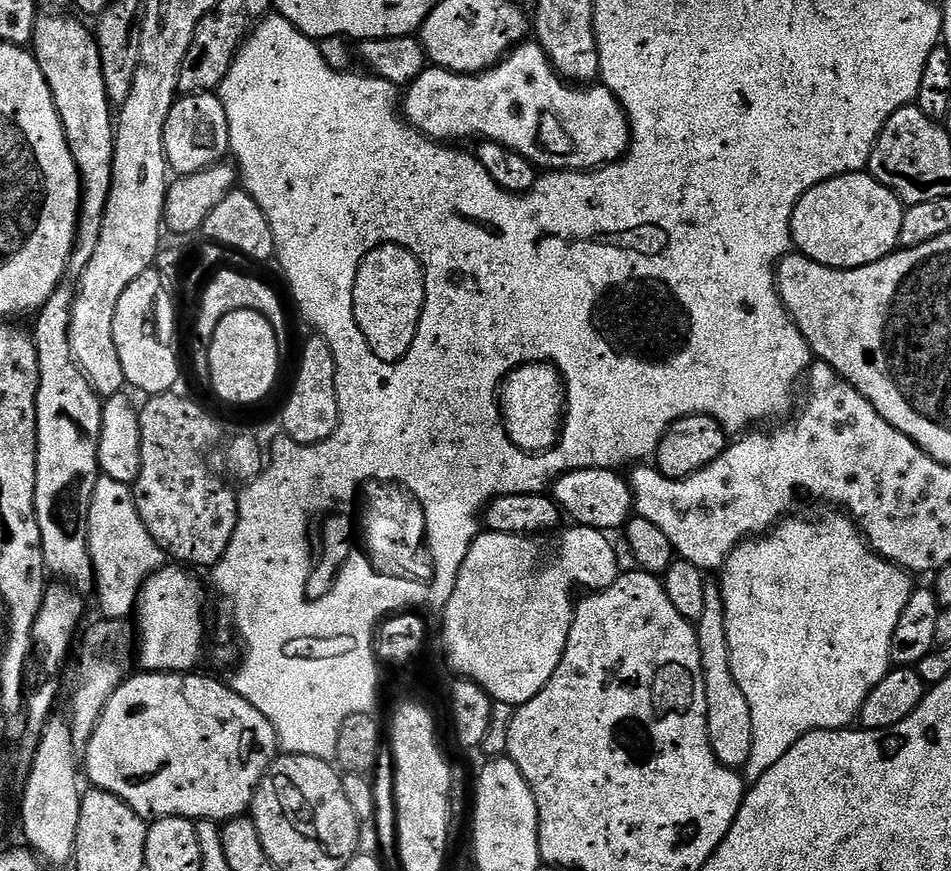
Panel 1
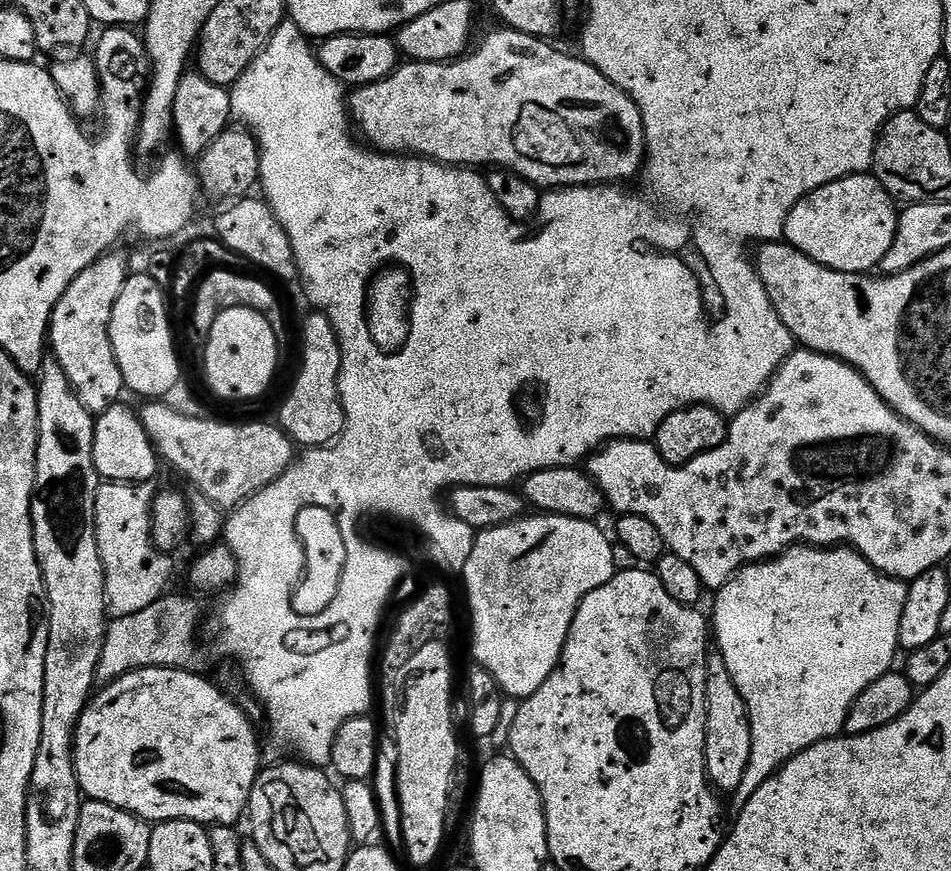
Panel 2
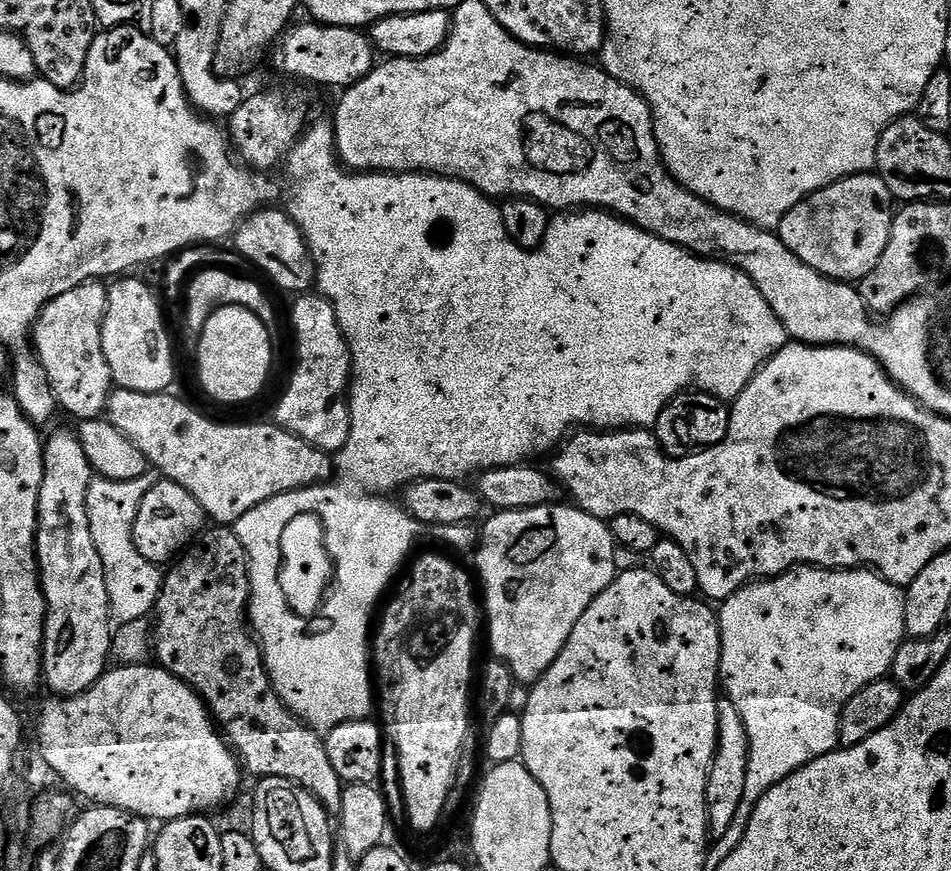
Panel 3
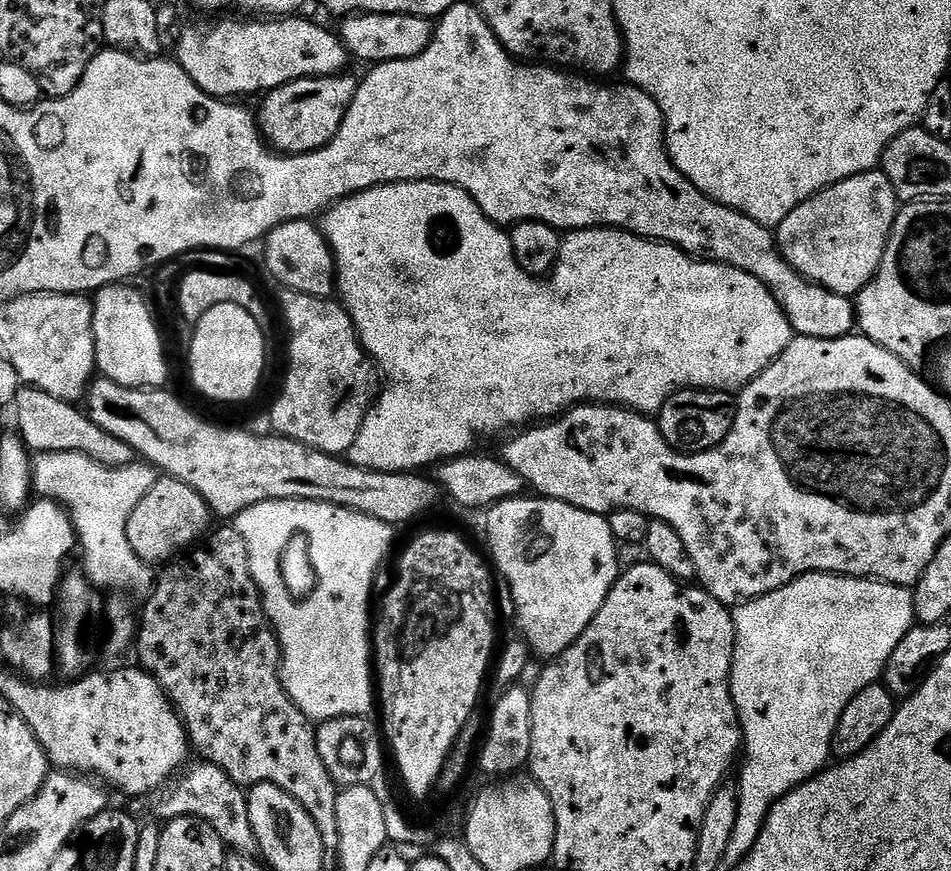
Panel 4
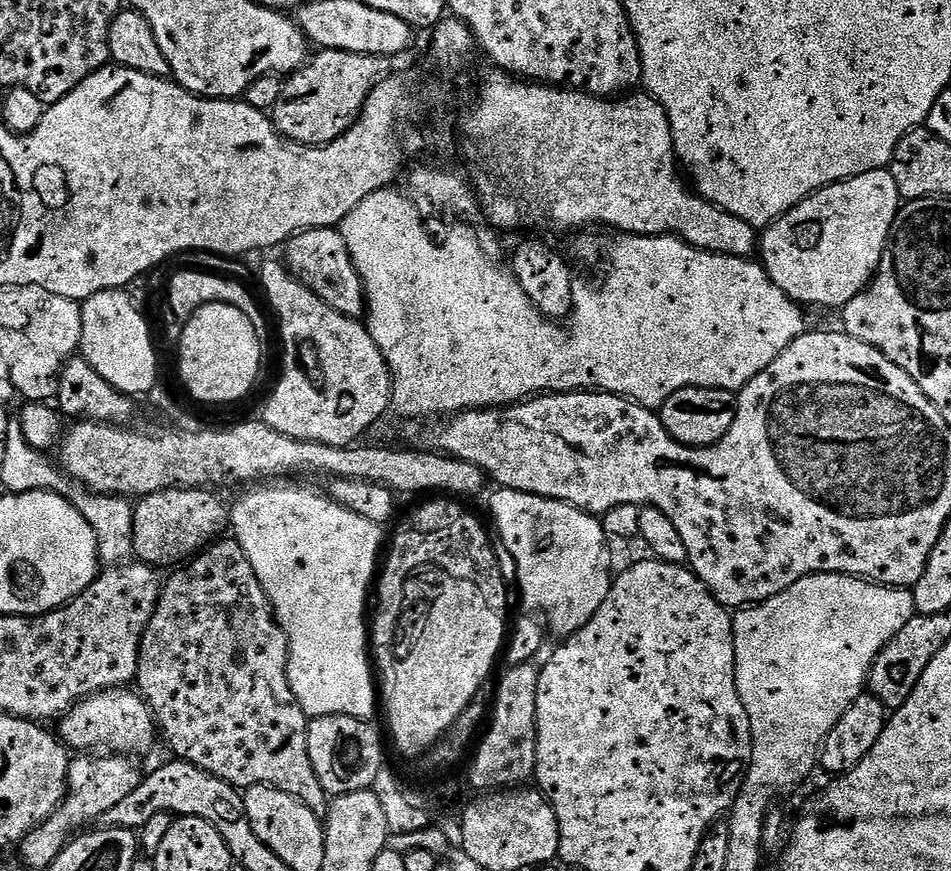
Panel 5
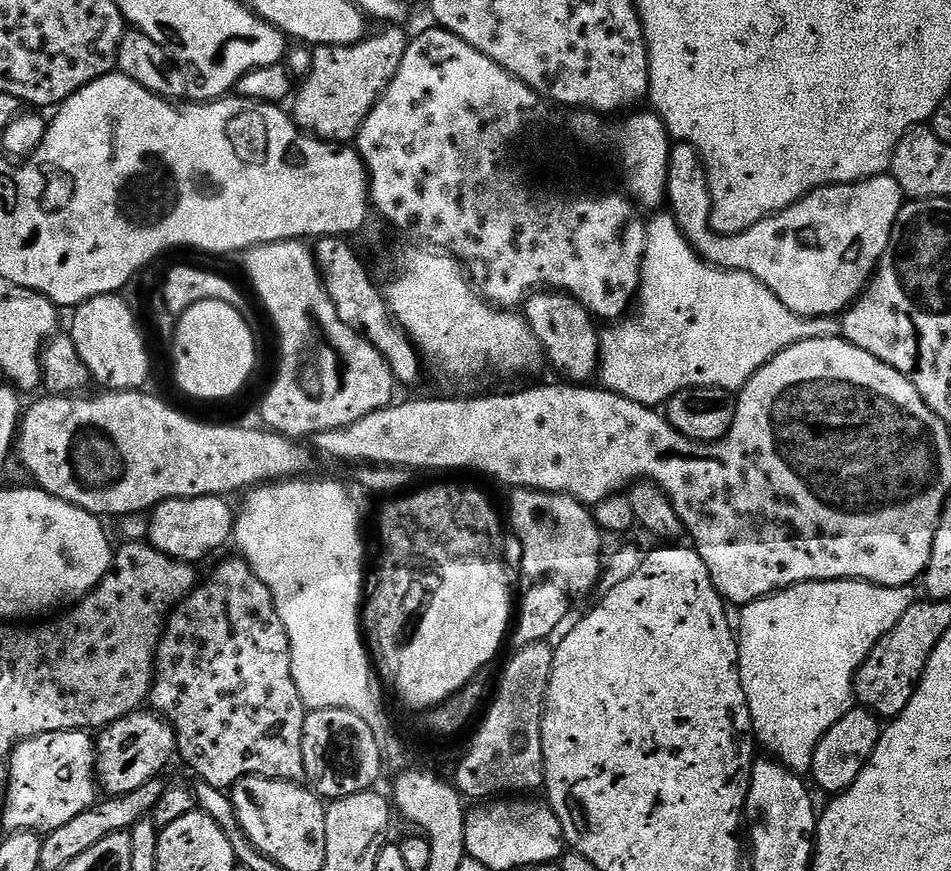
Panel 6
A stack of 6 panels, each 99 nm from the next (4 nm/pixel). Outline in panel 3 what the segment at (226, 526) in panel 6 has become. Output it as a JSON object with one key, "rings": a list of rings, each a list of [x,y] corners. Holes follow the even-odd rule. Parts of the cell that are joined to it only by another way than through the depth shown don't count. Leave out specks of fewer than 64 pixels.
{"rings":[[[161,479],[139,506],[134,524],[135,548],[147,561],[167,565],[195,541],[205,524],[204,511],[194,496],[174,481]]]}

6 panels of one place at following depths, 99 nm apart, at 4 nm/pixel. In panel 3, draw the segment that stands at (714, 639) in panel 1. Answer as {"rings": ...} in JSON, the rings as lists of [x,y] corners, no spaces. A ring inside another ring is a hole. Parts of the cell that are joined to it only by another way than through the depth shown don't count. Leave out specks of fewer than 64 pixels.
{"rings":[[[724,698],[717,703],[716,753],[708,765],[706,778],[706,810],[708,811],[708,835],[713,841],[720,840],[726,830],[730,830],[730,822],[734,814],[738,814],[738,802],[742,802],[742,793],[746,790],[746,770],[750,742],[746,734],[746,726],[742,722],[742,714]]]}

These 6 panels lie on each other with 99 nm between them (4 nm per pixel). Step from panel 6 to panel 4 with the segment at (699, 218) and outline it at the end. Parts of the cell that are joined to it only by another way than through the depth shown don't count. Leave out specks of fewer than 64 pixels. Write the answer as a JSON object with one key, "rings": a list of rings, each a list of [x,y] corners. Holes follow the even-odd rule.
{"rings":[[[882,170],[846,178],[802,202],[775,229],[784,261],[799,276],[821,284],[839,296],[855,297],[872,280],[882,262],[898,201],[890,178]]]}

